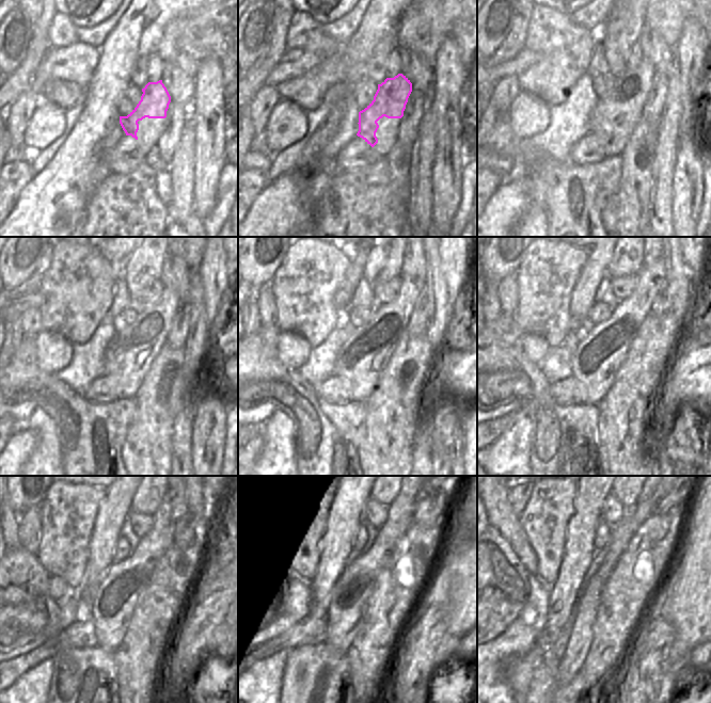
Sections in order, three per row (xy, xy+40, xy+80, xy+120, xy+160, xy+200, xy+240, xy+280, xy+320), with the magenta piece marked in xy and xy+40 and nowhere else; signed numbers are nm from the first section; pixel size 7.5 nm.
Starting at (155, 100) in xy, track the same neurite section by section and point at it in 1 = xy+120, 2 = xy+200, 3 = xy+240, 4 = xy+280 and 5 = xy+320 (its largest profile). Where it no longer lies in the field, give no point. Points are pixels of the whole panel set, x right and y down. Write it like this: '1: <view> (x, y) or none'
1: xy+120 (145, 337)
2: xy+200 (601, 351)
3: xy+240 (125, 582)
4: xy+280 (358, 581)
5: xy+320 (587, 603)

